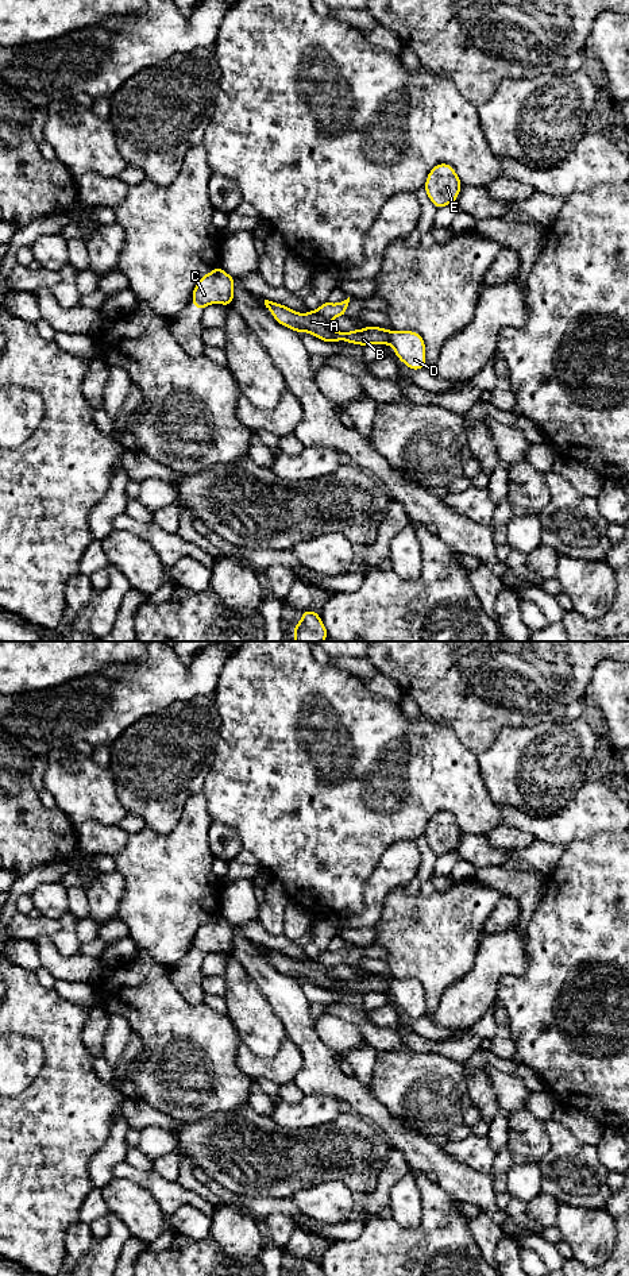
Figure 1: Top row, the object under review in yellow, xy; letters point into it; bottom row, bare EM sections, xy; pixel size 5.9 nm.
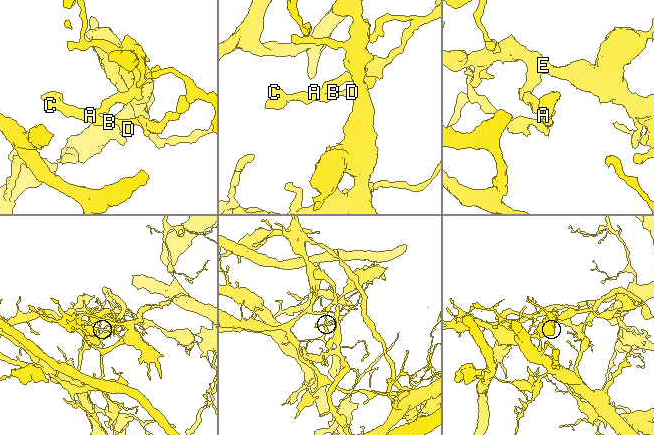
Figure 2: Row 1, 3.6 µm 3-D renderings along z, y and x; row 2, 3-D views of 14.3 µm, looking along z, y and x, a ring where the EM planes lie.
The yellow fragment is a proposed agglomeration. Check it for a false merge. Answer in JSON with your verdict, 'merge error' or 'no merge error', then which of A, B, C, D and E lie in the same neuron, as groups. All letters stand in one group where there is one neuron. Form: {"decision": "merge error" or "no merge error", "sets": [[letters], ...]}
{"decision": "merge error", "sets": [["A", "B", "C", "E"], ["D"]]}

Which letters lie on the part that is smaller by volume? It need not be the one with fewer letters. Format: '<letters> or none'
D

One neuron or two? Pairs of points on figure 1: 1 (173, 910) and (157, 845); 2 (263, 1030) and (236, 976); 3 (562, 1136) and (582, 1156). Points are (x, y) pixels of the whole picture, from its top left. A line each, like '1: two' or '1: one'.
1: one
2: one
3: one

